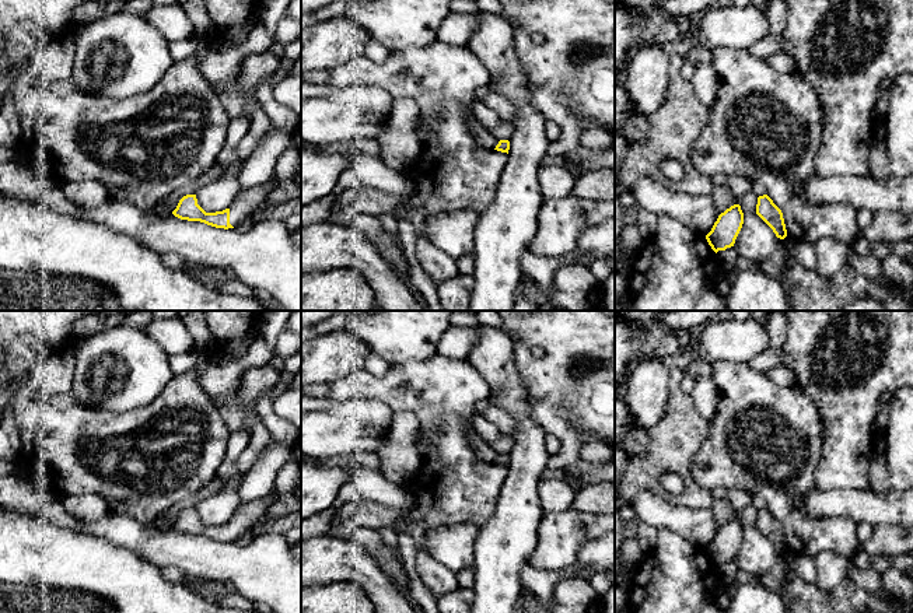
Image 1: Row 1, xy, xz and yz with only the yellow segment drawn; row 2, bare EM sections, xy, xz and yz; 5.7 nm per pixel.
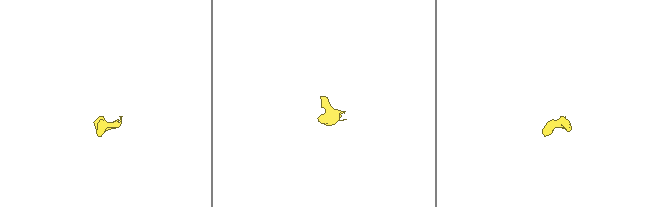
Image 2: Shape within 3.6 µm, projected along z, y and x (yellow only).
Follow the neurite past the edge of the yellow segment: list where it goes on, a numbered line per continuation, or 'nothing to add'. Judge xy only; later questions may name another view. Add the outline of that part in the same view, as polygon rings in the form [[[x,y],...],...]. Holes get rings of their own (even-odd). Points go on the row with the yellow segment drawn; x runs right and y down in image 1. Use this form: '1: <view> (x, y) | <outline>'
1: xy (248, 200) | [[[265,182],[251,189],[239,190],[237,197],[230,204],[230,224],[238,227],[249,216],[252,216],[260,207],[265,207],[269,192],[273,183]]]

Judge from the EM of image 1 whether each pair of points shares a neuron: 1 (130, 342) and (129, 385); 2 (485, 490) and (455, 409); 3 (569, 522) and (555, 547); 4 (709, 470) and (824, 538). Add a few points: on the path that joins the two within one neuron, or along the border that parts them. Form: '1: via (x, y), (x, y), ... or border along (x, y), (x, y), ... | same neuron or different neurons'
1: via (130, 353), (130, 374) | same neuron
2: via (465, 470), (455, 461), (455, 428) | same neuron
3: via (565, 528), (559, 542) | same neuron
4: via (737, 470), (744, 470), (758, 480), (796, 518) | same neuron

